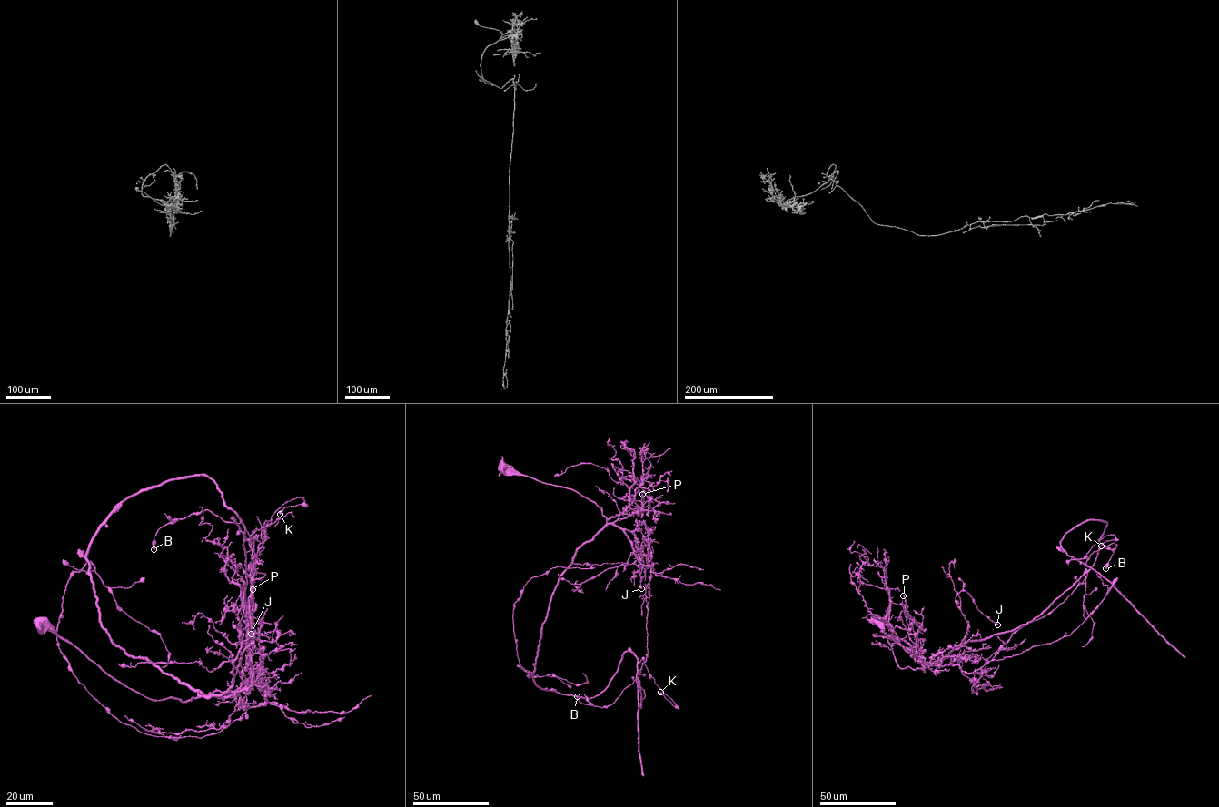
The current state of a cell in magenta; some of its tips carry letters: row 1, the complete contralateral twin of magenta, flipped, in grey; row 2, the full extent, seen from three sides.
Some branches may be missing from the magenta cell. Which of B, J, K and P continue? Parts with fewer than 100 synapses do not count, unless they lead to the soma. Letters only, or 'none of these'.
none of these

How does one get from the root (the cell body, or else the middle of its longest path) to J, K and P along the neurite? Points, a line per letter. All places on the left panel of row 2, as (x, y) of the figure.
J: (41, 622), (110, 675), (153, 700), (187, 702), (199, 692), (229, 696), (240, 686), (253, 582), (251, 634)
K: (41, 622), (148, 698), (202, 692), (262, 705), (244, 534), (262, 534), (281, 506), (303, 498), (280, 514)
P: (41, 622), (129, 687), (187, 702), (199, 692), (251, 684), (242, 634), (252, 589)

